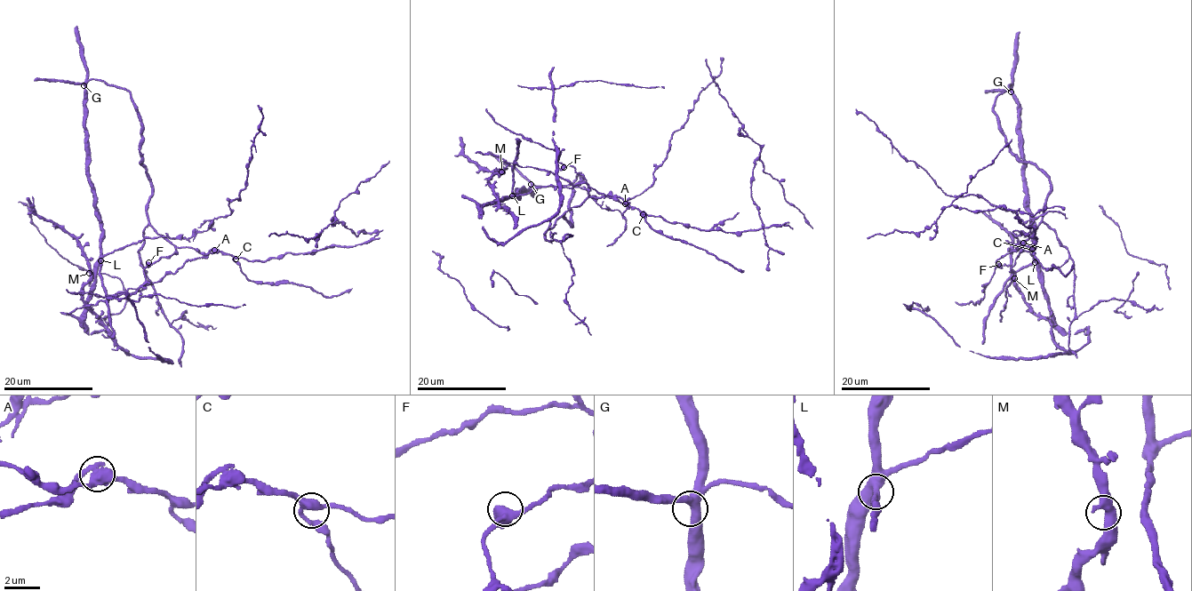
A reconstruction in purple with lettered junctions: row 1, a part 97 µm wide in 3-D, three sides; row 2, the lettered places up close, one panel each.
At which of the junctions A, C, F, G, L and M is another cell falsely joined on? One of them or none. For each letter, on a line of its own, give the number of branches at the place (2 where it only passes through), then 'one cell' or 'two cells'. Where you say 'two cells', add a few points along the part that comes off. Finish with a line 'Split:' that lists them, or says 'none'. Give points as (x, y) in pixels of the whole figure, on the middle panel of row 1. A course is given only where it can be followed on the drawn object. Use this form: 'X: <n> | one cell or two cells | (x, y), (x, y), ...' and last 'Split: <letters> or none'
A: 3 | two cells | (626, 203), (600, 194), (584, 183), (572, 185), (546, 170), (522, 167), (502, 158), (476, 153)
C: 3 | one cell
F: 3 | one cell
G: 3 | one cell
L: 3 | one cell
M: 3 | one cell
Split: A

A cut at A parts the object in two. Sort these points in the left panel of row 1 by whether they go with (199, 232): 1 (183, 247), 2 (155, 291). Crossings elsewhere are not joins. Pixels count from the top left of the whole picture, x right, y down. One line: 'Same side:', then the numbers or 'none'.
Same side: 1, 2

